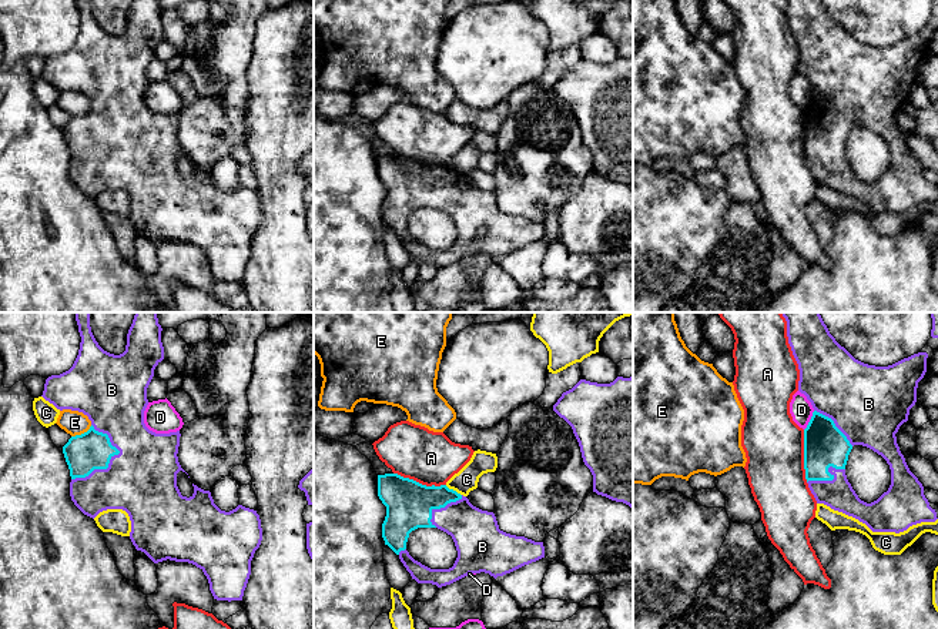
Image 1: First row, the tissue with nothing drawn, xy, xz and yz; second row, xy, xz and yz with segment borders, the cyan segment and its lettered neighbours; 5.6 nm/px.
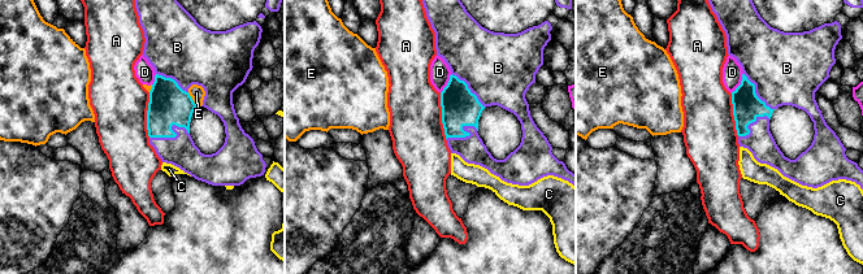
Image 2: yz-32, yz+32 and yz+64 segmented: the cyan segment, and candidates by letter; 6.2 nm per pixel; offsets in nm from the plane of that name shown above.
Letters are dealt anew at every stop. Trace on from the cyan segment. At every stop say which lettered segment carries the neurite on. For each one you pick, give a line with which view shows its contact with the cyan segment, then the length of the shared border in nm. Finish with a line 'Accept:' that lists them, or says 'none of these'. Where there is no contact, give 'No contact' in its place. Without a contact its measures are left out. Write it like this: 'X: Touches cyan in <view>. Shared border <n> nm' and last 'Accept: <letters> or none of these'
B: Touches cyan in xy. Shared border 340 nm
Accept: B

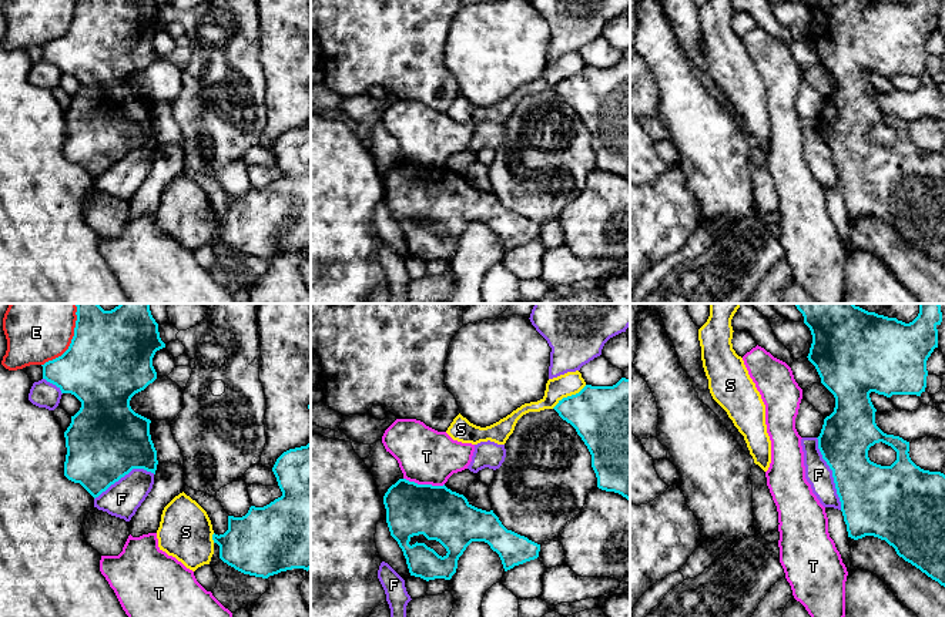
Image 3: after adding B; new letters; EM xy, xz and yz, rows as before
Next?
Accept: none of these

